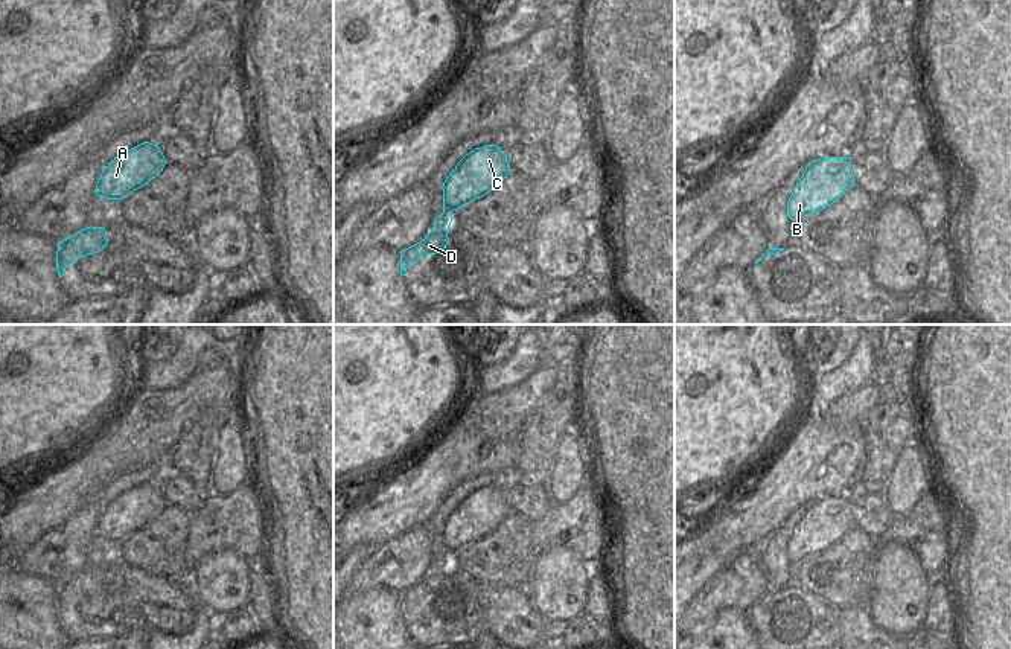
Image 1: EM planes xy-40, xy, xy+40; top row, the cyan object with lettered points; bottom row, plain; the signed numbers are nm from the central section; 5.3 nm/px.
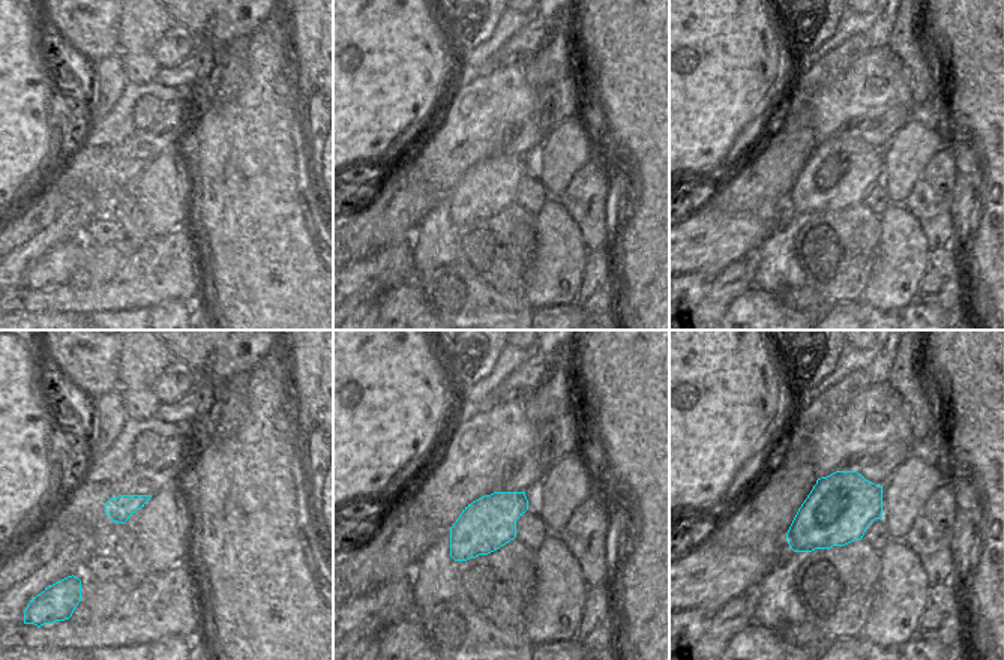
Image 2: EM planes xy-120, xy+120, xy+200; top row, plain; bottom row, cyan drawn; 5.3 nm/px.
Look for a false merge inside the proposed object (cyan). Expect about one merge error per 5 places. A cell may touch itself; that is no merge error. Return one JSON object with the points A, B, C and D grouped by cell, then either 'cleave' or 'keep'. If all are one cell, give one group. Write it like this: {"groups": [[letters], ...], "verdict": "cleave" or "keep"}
{"groups": [["A", "B", "C", "D"]], "verdict": "keep"}

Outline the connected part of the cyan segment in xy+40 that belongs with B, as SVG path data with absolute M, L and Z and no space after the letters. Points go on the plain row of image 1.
M822 498L805 507L789 542L787 558L798 562L836 544L854 527L850 498Z

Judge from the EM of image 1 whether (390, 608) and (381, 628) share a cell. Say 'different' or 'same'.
same

